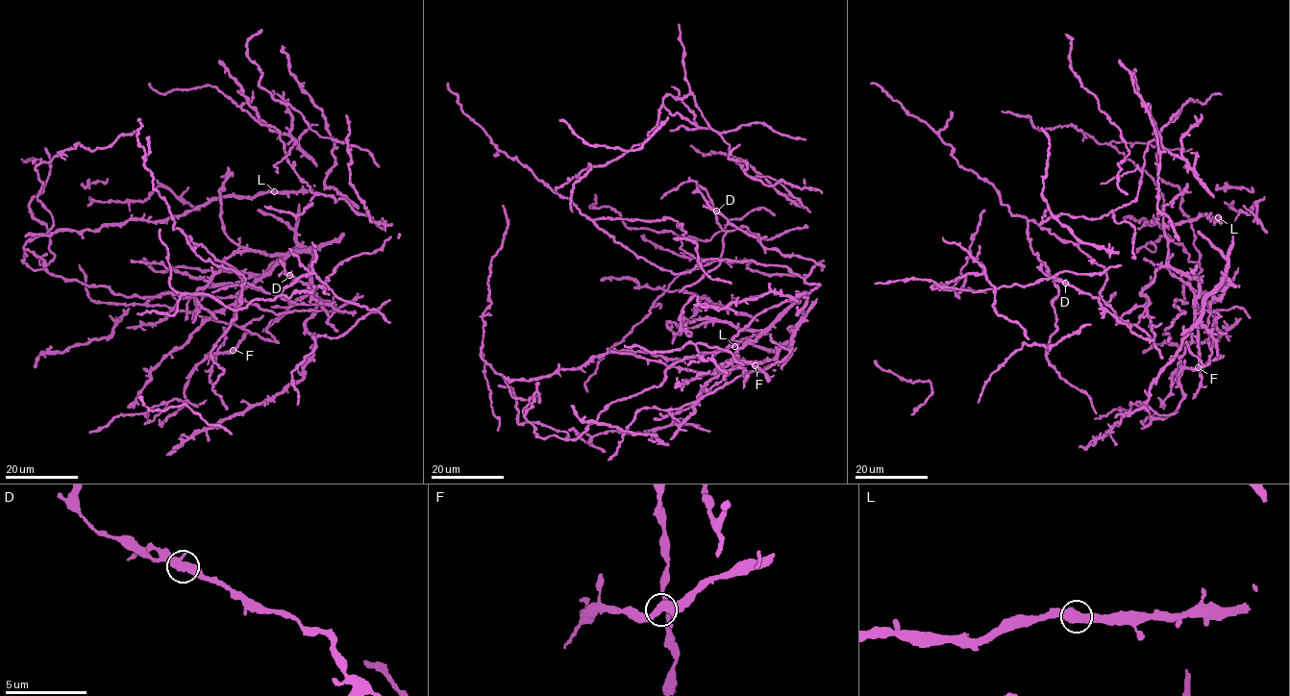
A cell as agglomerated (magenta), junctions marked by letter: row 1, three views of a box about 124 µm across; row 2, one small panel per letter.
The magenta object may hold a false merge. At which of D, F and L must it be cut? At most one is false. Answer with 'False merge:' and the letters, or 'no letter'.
False merge: no letter

